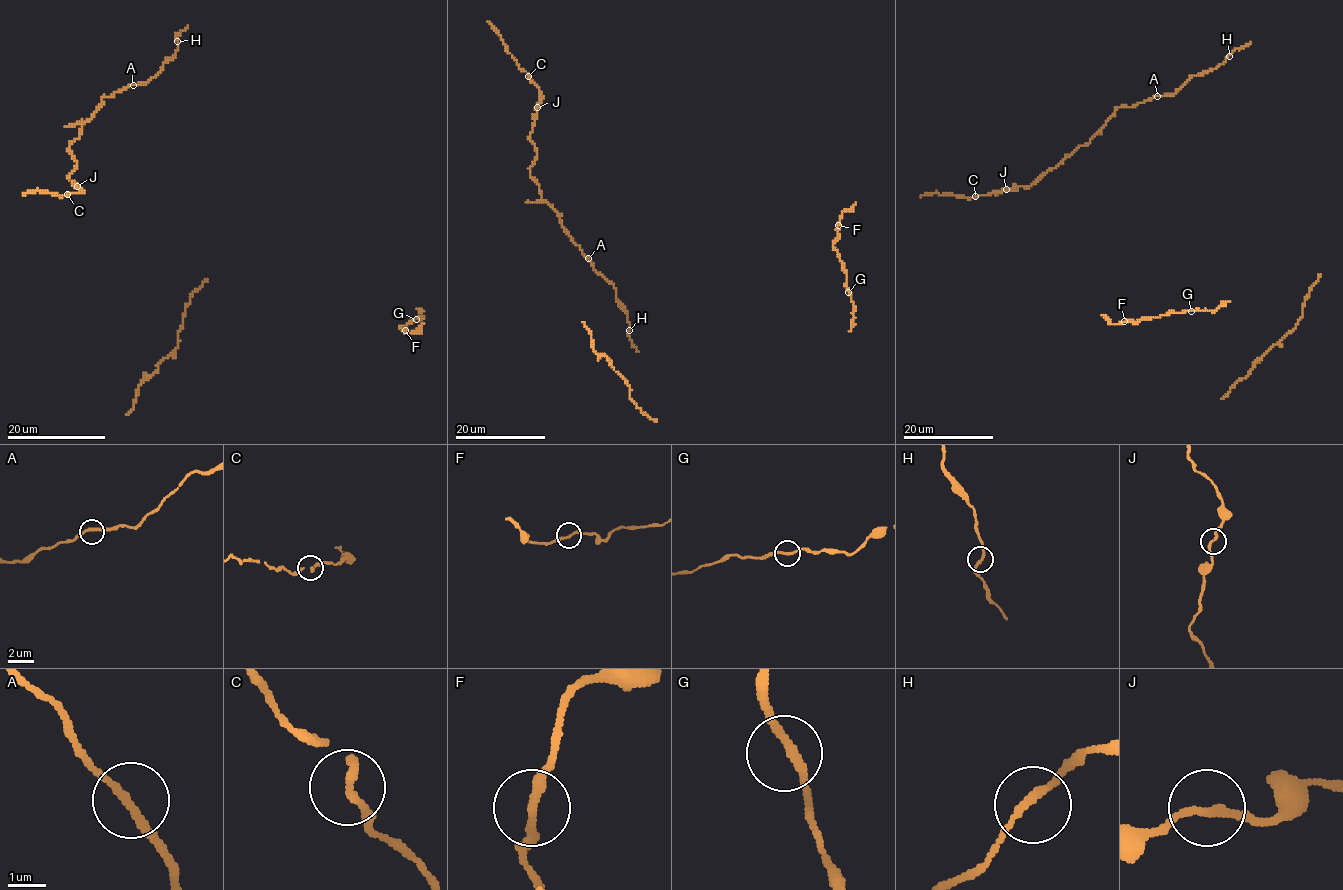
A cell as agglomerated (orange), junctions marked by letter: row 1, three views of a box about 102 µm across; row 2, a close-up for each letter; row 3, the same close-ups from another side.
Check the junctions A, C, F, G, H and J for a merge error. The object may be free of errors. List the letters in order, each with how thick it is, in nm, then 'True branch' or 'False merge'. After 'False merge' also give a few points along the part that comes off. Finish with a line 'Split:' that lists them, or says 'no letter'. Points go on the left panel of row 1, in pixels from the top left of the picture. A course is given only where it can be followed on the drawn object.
A: Thickness 220 nm. True branch
C: Thickness 200 nm. True branch
F: Thickness 220 nm. True branch
G: Thickness 200 nm. True branch
H: Thickness 200 nm. True branch
J: Thickness 200 nm. True branch
Split: no letter

